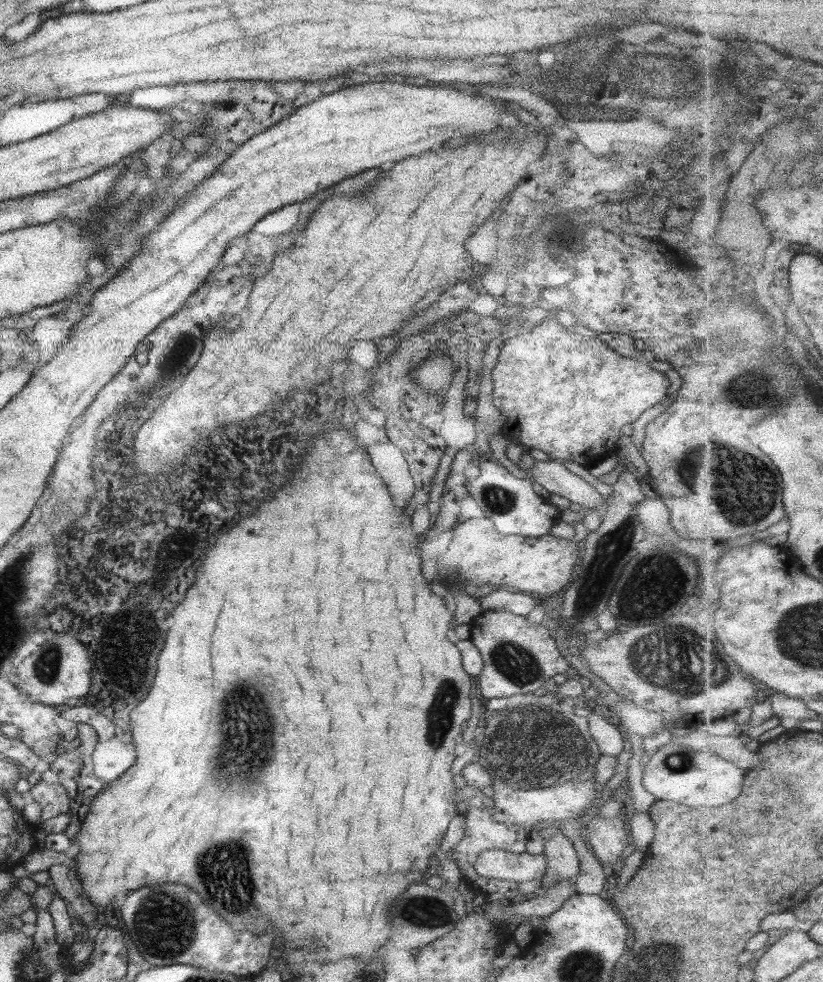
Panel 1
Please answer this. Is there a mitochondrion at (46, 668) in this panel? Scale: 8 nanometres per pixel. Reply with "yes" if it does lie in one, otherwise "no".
yes

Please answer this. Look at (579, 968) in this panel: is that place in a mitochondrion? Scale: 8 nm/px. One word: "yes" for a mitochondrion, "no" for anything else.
yes

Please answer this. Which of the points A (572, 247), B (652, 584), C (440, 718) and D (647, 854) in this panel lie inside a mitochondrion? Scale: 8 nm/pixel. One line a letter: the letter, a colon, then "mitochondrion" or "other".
A: mitochondrion
B: mitochondrion
C: mitochondrion
D: other

